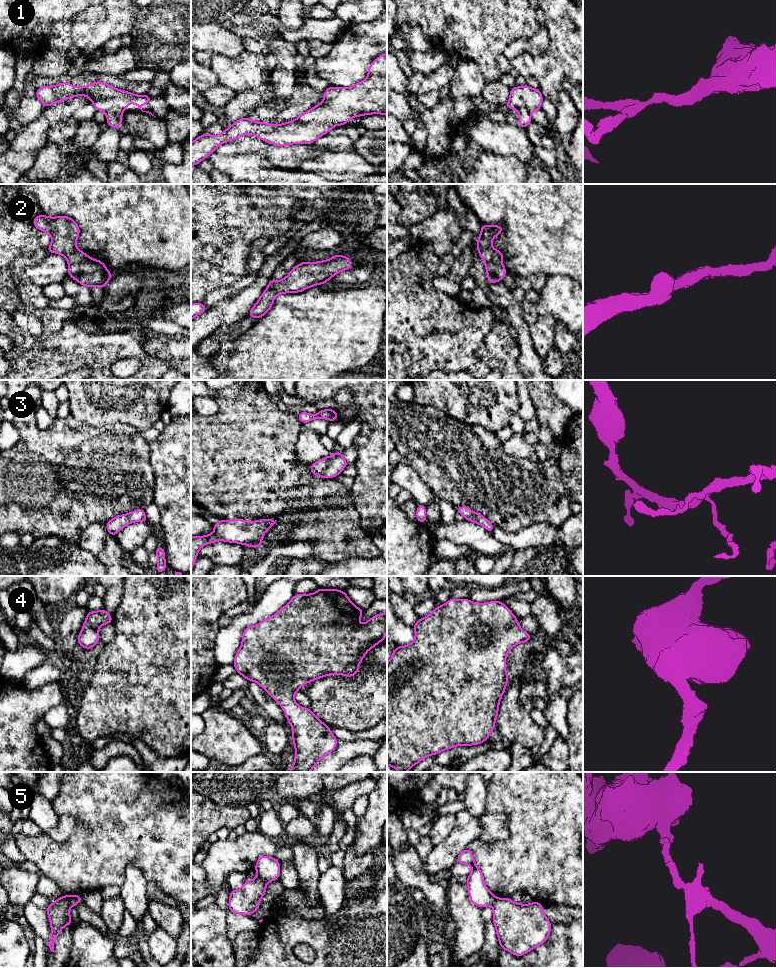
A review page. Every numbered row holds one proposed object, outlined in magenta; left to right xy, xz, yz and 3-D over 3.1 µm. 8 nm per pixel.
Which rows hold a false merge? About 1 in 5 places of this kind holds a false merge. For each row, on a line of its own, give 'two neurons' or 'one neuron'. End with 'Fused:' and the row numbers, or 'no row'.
1: one neuron
2: one neuron
3: one neuron
4: one neuron
5: two neurons
Fused: 5

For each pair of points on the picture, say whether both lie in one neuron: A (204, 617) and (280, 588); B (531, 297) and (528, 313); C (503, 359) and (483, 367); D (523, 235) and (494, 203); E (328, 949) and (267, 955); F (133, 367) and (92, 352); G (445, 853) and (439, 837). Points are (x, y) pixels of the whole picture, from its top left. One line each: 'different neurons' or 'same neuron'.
A: different neurons
B: same neuron
C: different neurons
D: same neuron
E: same neuron
F: different neurons
G: different neurons

